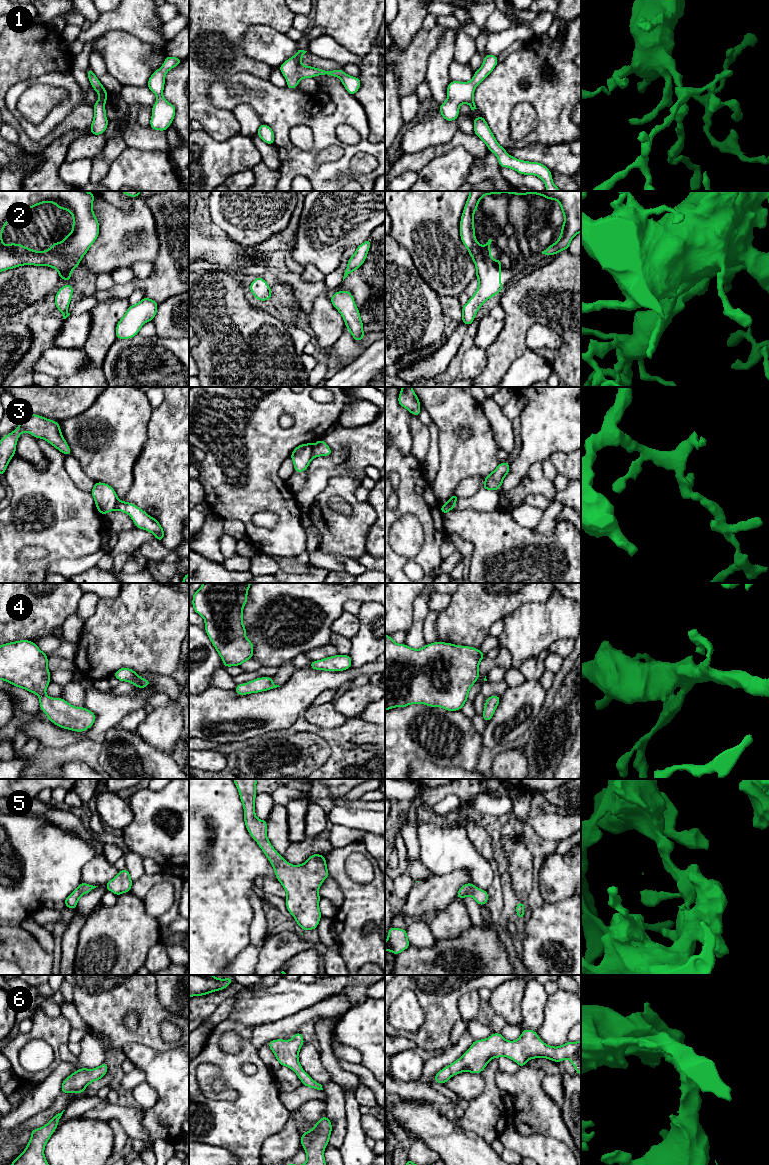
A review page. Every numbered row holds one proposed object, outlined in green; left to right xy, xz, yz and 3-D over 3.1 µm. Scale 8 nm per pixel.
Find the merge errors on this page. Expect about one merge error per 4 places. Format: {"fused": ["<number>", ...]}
{"fused": ["3"]}

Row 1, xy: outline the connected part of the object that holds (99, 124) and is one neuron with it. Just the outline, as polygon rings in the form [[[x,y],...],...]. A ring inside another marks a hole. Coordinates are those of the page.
[[[89,68],[87,70],[87,76],[93,89],[98,93],[99,100],[93,105],[94,118],[90,125],[92,135],[103,134],[108,126],[109,121],[106,118],[105,103],[109,96],[103,85],[99,82],[98,78],[94,74],[93,70]]]

